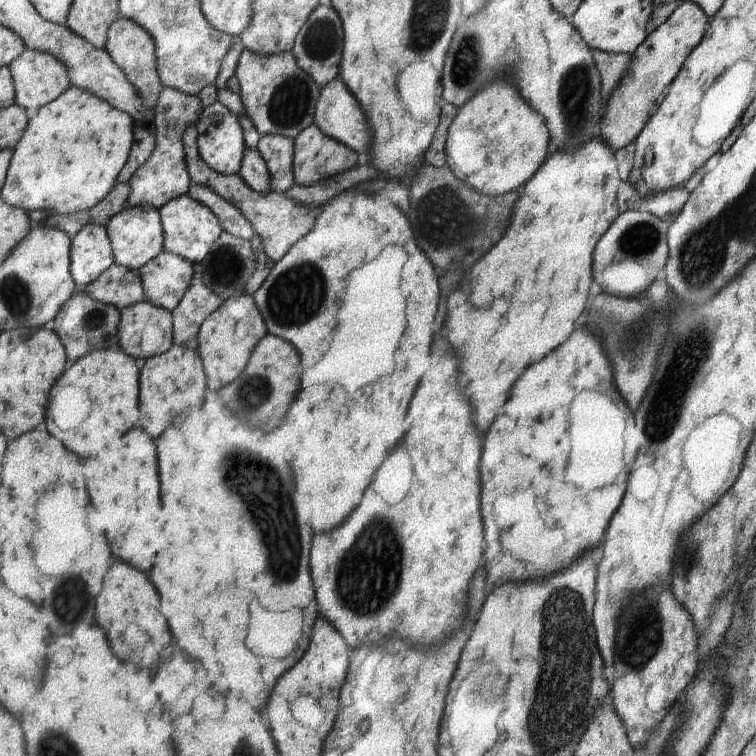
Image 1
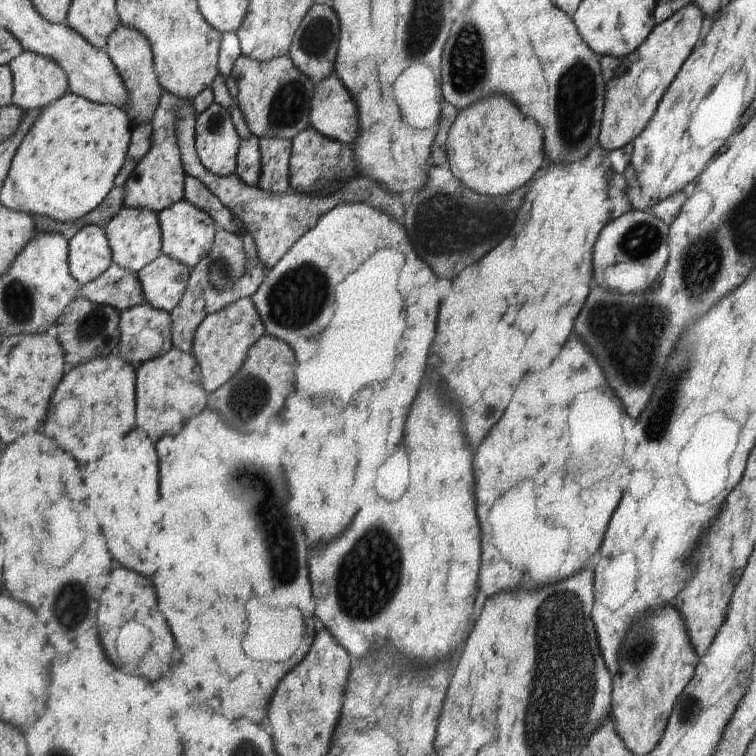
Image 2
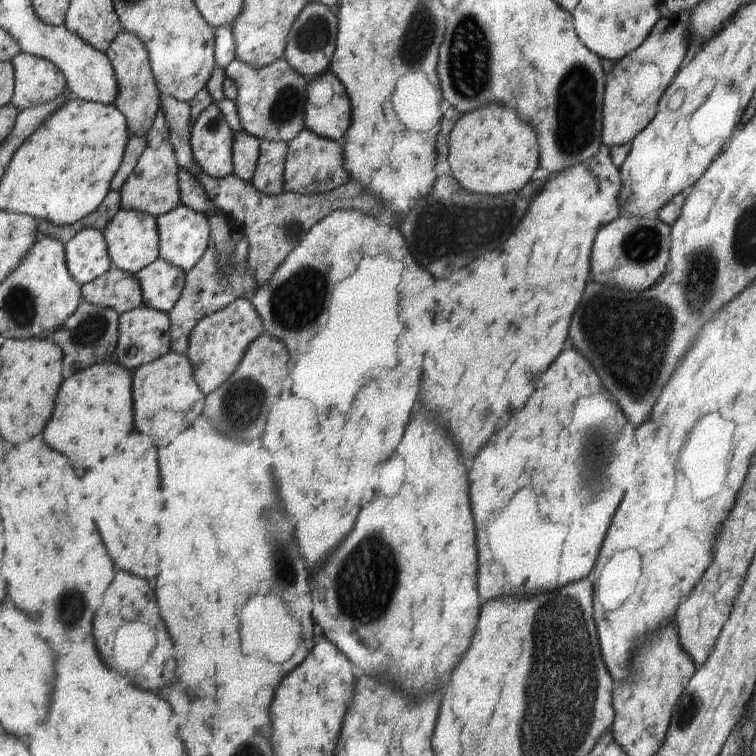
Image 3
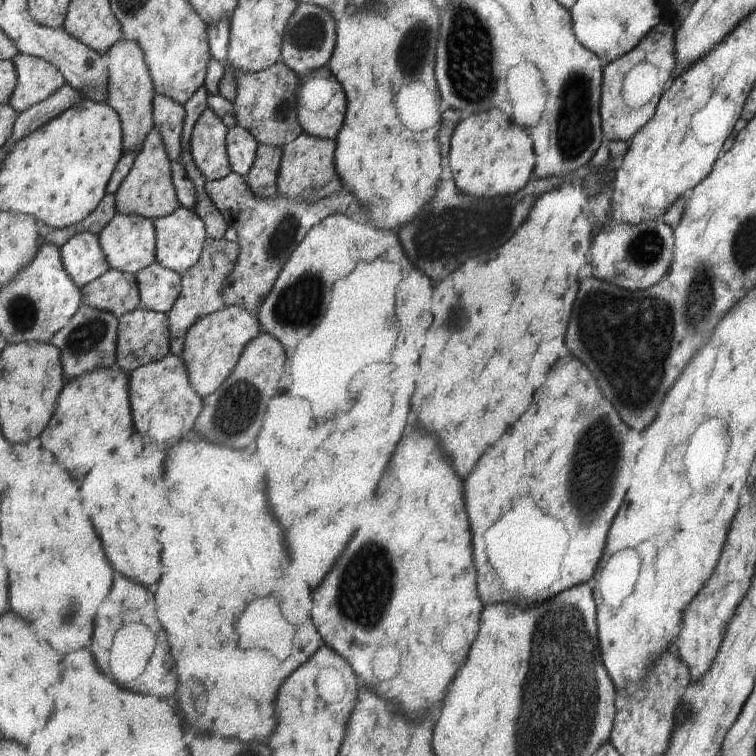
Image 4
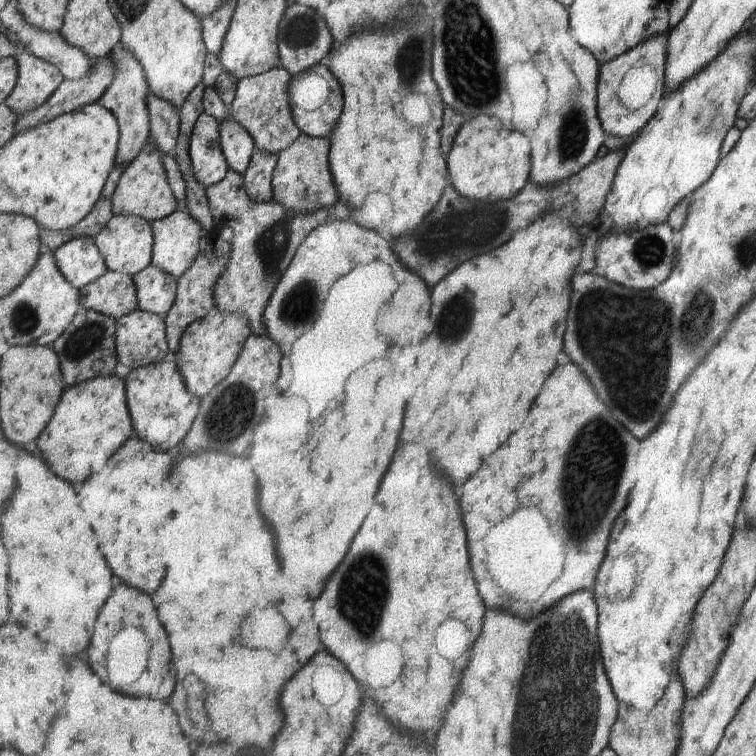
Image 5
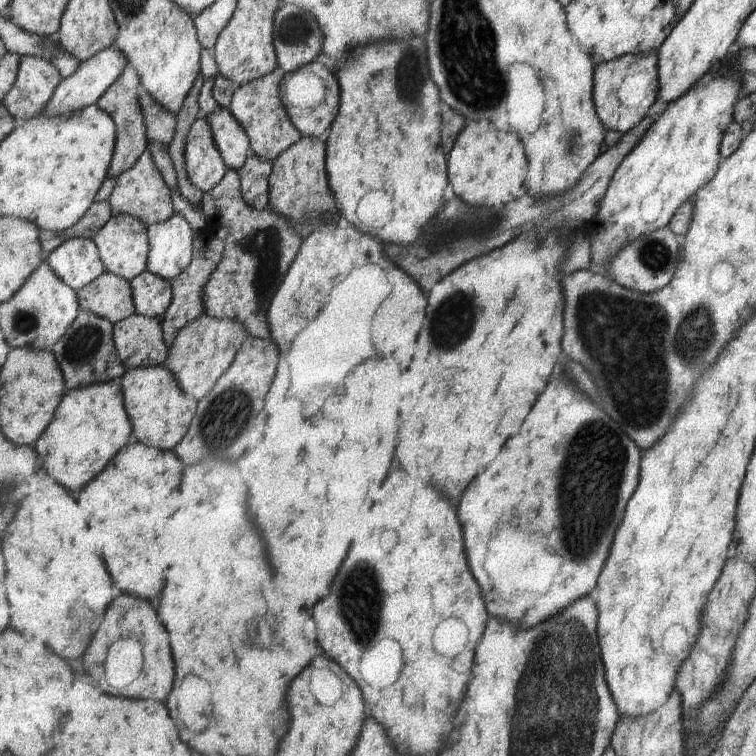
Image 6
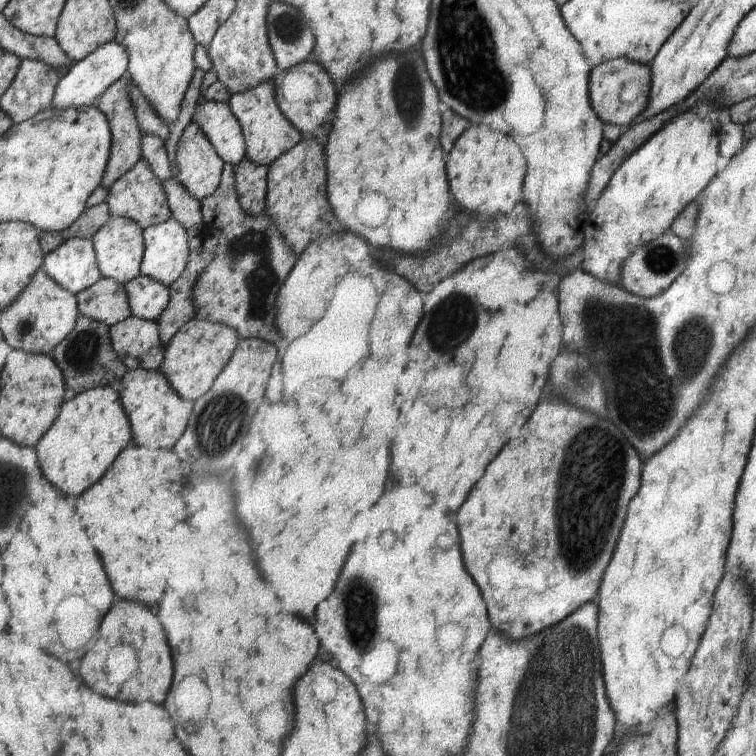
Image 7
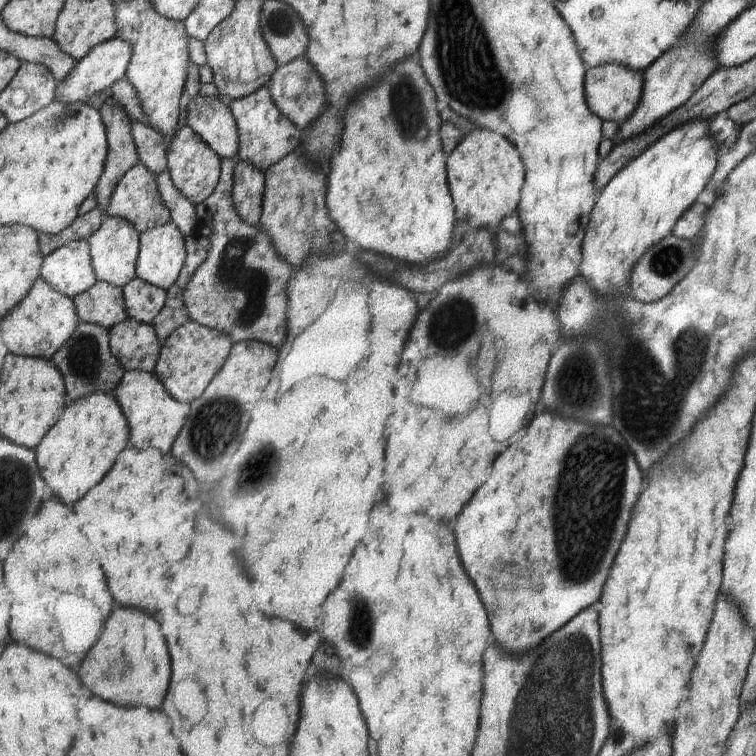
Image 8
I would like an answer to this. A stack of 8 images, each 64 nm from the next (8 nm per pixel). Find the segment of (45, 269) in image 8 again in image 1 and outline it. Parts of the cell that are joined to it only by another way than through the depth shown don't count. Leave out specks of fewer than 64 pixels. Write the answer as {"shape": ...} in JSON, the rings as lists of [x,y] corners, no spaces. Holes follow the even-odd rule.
{"shape":[[[99,223],[85,226],[72,237],[71,274],[81,289],[98,280],[115,262],[114,247],[106,227]]]}

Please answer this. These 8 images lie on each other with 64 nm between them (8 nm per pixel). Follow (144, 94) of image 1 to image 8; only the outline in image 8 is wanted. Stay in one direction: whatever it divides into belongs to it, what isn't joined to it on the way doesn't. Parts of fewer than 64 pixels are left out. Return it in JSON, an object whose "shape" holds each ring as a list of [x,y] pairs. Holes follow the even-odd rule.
{"shape":[[[111,97],[111,102],[107,102],[101,108],[101,112],[106,121],[110,149],[109,156],[107,156],[106,169],[101,180],[99,180],[97,188],[95,188],[95,194],[97,194],[97,208],[101,208],[103,214],[108,217],[108,210],[110,209],[111,198],[114,197],[115,189],[118,188],[119,182],[126,177],[126,174],[141,163],[141,157],[139,156],[138,146],[135,144],[135,135],[133,134],[133,126],[131,126],[132,118],[127,114],[127,110],[115,98]]]}

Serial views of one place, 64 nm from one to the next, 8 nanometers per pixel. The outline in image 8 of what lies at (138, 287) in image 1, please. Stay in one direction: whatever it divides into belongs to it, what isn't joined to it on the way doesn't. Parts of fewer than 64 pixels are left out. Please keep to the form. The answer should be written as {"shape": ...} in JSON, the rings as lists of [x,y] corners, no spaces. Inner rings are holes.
{"shape":[[[98,281],[86,293],[74,298],[79,318],[87,324],[108,329],[130,318],[123,289],[110,282]]]}

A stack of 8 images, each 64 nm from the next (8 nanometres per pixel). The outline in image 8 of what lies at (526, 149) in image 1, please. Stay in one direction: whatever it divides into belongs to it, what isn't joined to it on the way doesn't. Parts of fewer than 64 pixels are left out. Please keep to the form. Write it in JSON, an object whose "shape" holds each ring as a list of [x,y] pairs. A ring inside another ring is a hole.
{"shape":[[[473,130],[447,159],[447,172],[449,172],[449,182],[451,182],[451,194],[457,206],[459,218],[471,220],[475,226],[489,226],[501,222],[505,216],[511,216],[519,202],[521,202],[521,188],[525,184],[525,164],[521,158],[521,152],[517,146],[491,130]]]}

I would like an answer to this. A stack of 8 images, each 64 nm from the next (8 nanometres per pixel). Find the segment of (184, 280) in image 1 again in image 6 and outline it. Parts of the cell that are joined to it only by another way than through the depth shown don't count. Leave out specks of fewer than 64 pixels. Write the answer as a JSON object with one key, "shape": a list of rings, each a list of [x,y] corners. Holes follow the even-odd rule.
{"shape":[[[145,271],[131,281],[137,315],[162,318],[174,301],[174,285],[158,274]]]}

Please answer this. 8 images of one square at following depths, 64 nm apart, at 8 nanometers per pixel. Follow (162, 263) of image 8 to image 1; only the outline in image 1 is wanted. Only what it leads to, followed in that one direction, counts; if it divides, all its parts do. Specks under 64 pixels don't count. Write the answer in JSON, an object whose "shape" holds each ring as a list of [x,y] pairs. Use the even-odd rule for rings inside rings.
{"shape":[[[189,193],[169,202],[167,206],[161,208],[160,213],[166,234],[164,252],[178,254],[181,258],[189,260],[191,264],[202,263],[224,231],[222,222],[217,218],[215,211],[211,210],[210,206],[205,206],[202,202],[191,198]]]}

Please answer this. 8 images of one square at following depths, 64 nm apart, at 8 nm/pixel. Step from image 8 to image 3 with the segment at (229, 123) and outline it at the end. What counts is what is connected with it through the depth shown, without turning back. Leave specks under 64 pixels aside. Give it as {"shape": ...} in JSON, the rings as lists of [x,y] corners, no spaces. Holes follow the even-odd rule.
{"shape":[[[243,130],[235,133],[234,144],[234,172],[243,180],[250,182],[255,176],[262,140]]]}

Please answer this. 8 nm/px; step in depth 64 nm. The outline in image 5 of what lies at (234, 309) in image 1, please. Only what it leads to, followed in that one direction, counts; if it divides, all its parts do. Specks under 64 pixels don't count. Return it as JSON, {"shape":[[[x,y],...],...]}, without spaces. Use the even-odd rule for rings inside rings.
{"shape":[[[215,311],[201,320],[193,322],[185,330],[185,334],[181,338],[179,352],[173,357],[179,366],[179,372],[183,375],[183,380],[187,383],[187,390],[200,399],[209,396],[215,387],[231,374],[246,340],[253,333],[250,318],[241,313],[223,314]]]}

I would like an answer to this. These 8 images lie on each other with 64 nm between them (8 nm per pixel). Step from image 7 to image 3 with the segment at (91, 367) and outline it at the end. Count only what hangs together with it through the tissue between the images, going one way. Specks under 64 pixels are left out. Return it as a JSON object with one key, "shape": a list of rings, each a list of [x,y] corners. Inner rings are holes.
{"shape":[[[82,301],[77,312],[59,330],[55,330],[51,338],[62,347],[65,368],[81,370],[95,364],[103,364],[115,360],[118,355],[120,314],[111,307],[102,307]]]}

